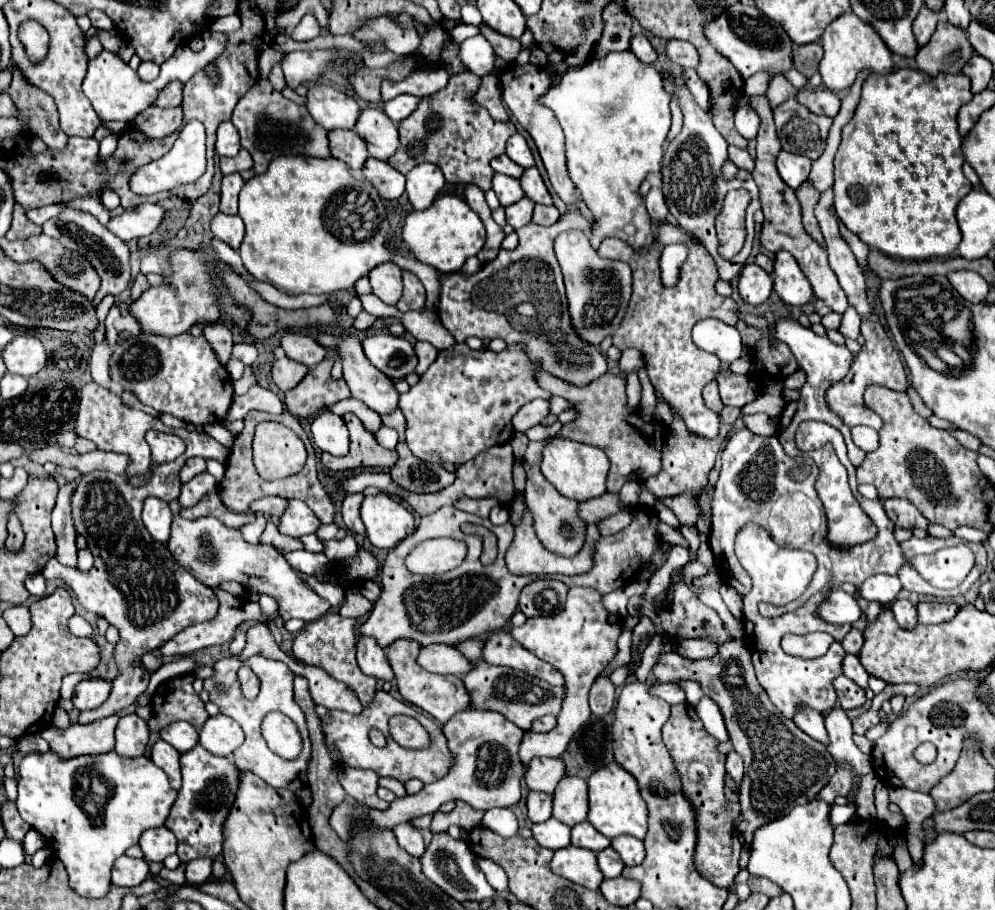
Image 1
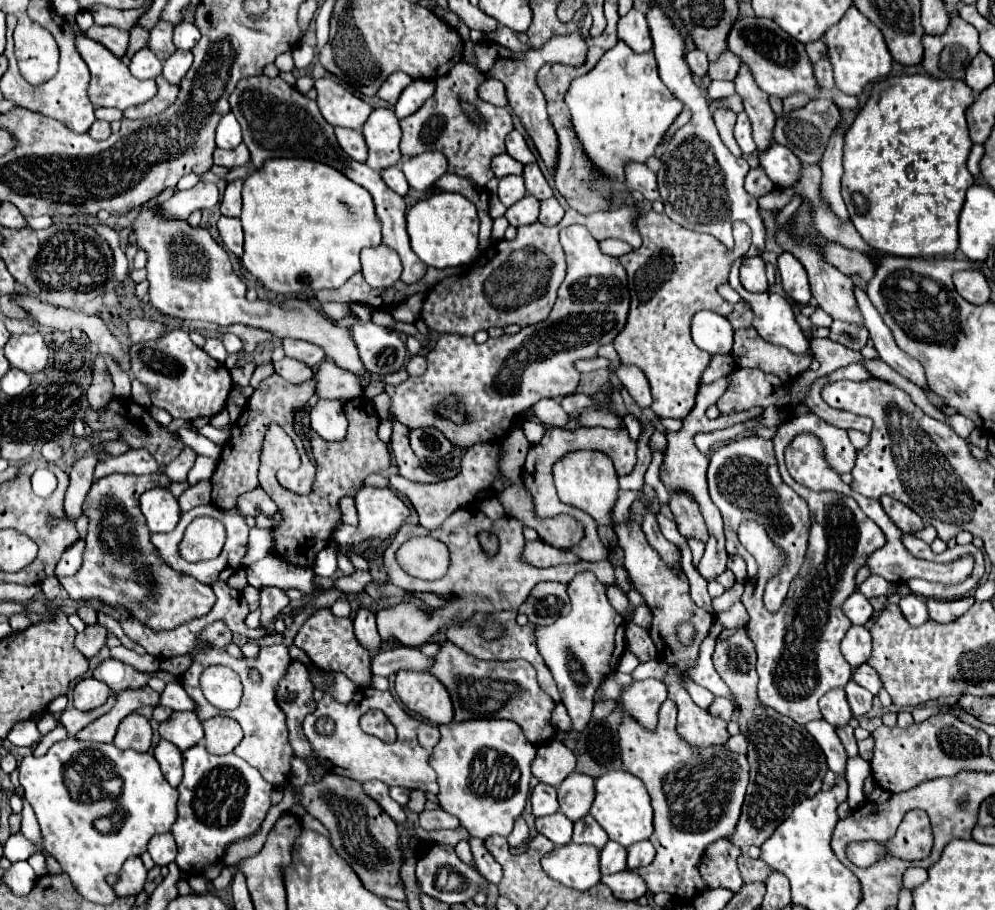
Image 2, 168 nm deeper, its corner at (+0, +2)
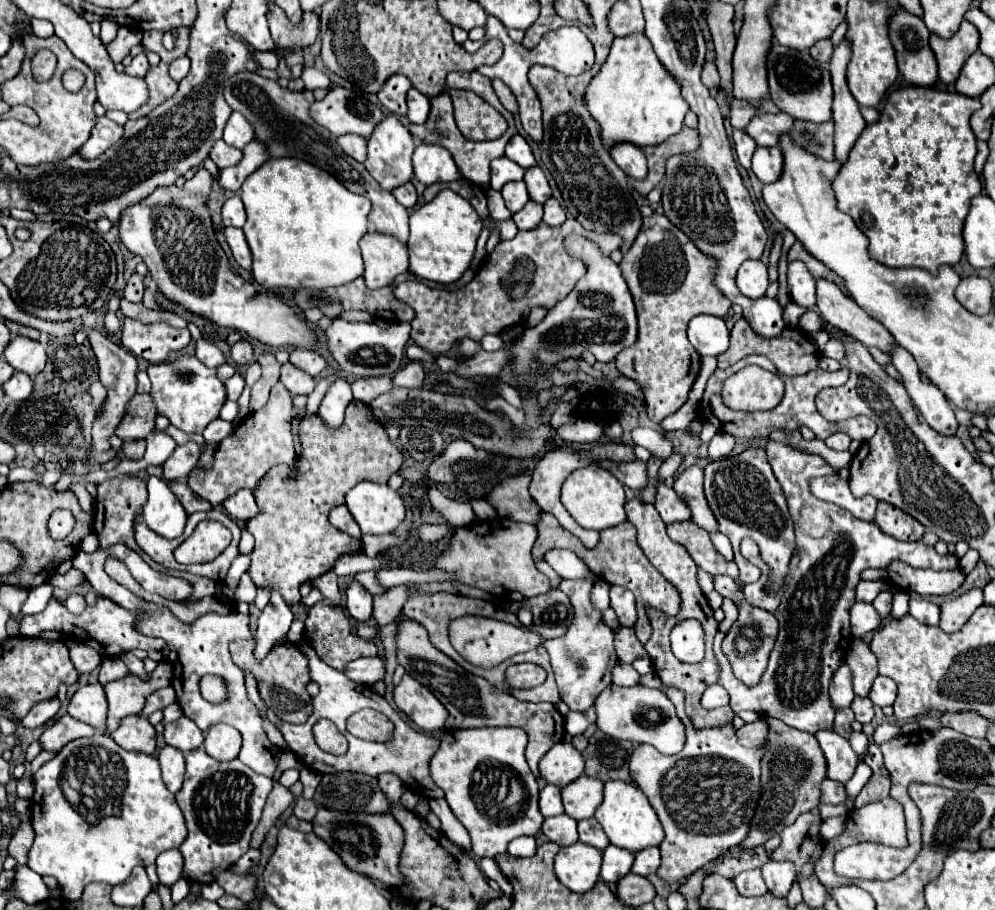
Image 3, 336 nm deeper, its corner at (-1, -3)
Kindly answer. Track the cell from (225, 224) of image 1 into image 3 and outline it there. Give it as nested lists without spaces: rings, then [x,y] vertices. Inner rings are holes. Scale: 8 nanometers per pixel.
[[[224,228],[224,234],[226,234],[226,240],[228,240],[228,246],[232,250],[232,256],[234,260],[250,270],[252,268],[252,254],[250,254],[250,248],[246,244],[246,238],[244,238],[244,232],[240,228]]]

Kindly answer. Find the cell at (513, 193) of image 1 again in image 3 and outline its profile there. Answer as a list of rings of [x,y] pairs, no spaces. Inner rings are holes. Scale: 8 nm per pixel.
[[[520,180],[520,182],[508,182],[504,188],[502,188],[502,196],[506,200],[506,206],[512,214],[516,214],[518,210],[524,208],[524,204],[530,200],[528,198],[528,190],[526,190],[526,184]]]

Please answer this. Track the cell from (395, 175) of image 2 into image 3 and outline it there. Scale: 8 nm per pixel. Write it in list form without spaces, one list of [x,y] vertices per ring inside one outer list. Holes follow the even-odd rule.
[[[412,182],[398,186],[392,194],[394,194],[394,196],[396,196],[396,200],[398,200],[402,206],[406,206],[406,208],[412,208],[412,206],[418,202],[418,194],[416,194],[416,190],[414,190]]]

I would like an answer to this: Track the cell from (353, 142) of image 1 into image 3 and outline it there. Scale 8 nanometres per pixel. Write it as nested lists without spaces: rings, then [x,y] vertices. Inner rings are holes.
[[[344,134],[338,138],[338,144],[354,160],[358,160],[358,162],[366,160],[366,138],[356,136],[356,134]]]

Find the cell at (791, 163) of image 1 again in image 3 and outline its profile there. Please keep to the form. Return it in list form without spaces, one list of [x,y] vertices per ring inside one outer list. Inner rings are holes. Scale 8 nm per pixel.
[[[780,146],[774,148],[756,148],[752,156],[752,172],[758,176],[760,182],[772,184],[780,178],[782,172],[782,150]]]

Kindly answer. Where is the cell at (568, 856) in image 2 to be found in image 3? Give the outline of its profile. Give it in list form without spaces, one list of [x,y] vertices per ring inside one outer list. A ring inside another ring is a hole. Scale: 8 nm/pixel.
[[[576,842],[560,848],[554,860],[554,870],[560,882],[572,892],[588,892],[598,882],[602,852],[594,846]]]

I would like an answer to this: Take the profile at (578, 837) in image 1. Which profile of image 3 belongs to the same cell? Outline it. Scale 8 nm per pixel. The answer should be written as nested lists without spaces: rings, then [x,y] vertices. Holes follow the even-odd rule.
[[[586,818],[578,822],[578,834],[580,834],[580,842],[590,844],[598,850],[604,850],[610,842],[608,836],[604,834],[604,828],[600,826],[600,822],[596,822],[596,818]]]

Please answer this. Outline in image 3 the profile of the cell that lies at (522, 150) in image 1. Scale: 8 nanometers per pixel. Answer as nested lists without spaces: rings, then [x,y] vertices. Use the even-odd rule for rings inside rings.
[[[516,134],[516,136],[508,142],[508,146],[506,146],[506,156],[508,156],[510,160],[514,160],[516,164],[520,164],[522,168],[536,166],[534,154],[532,154],[528,142],[526,142],[520,134]]]

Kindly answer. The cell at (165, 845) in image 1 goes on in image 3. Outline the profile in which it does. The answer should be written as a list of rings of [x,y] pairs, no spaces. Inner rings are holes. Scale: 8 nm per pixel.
[[[166,850],[166,852],[162,852],[158,856],[158,860],[156,860],[160,884],[174,886],[182,878],[182,866],[184,866],[184,862],[182,862],[178,850]]]

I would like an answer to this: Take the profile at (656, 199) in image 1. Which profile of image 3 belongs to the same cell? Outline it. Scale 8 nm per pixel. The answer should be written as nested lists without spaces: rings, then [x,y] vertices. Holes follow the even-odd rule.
[[[618,142],[610,148],[612,160],[632,178],[644,178],[648,174],[646,168],[646,156],[642,152],[642,148],[638,148],[636,144],[630,142]]]

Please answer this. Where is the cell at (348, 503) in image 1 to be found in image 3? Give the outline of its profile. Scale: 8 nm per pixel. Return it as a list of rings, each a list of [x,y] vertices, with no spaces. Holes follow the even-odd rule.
[[[346,506],[332,508],[328,518],[330,524],[336,526],[338,530],[350,534],[352,538],[360,538],[360,527],[356,523],[356,520],[352,518],[352,514],[350,514],[350,510]]]

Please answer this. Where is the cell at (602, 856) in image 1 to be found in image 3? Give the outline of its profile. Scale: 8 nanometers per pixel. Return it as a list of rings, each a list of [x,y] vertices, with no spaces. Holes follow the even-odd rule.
[[[608,846],[604,850],[604,860],[602,860],[602,880],[608,884],[616,884],[622,876],[626,876],[632,868],[634,854],[628,850],[620,850],[618,846]]]

